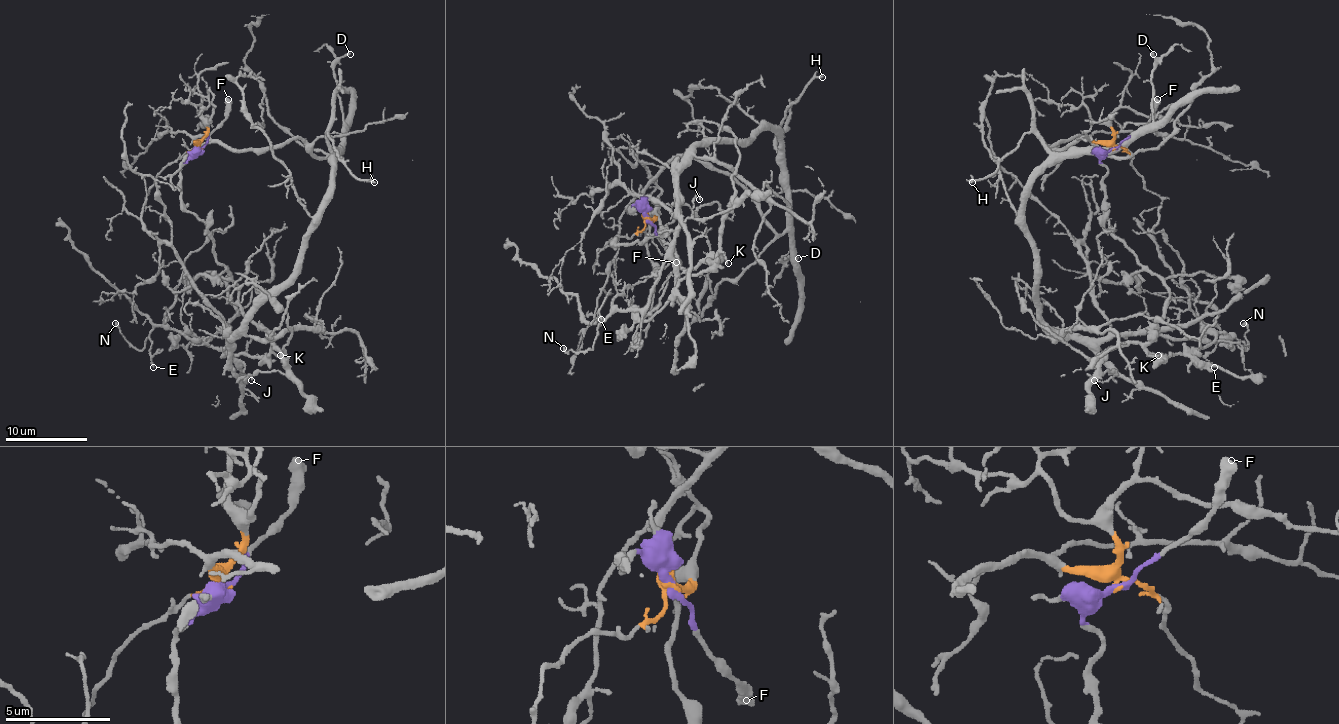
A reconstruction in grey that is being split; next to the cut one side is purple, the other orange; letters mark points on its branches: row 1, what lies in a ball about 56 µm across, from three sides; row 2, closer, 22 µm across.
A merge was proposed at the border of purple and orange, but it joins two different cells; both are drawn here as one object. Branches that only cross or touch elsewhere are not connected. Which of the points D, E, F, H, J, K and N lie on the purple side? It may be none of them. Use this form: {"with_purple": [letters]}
{"with_purple": ["F", "J", "K"]}

